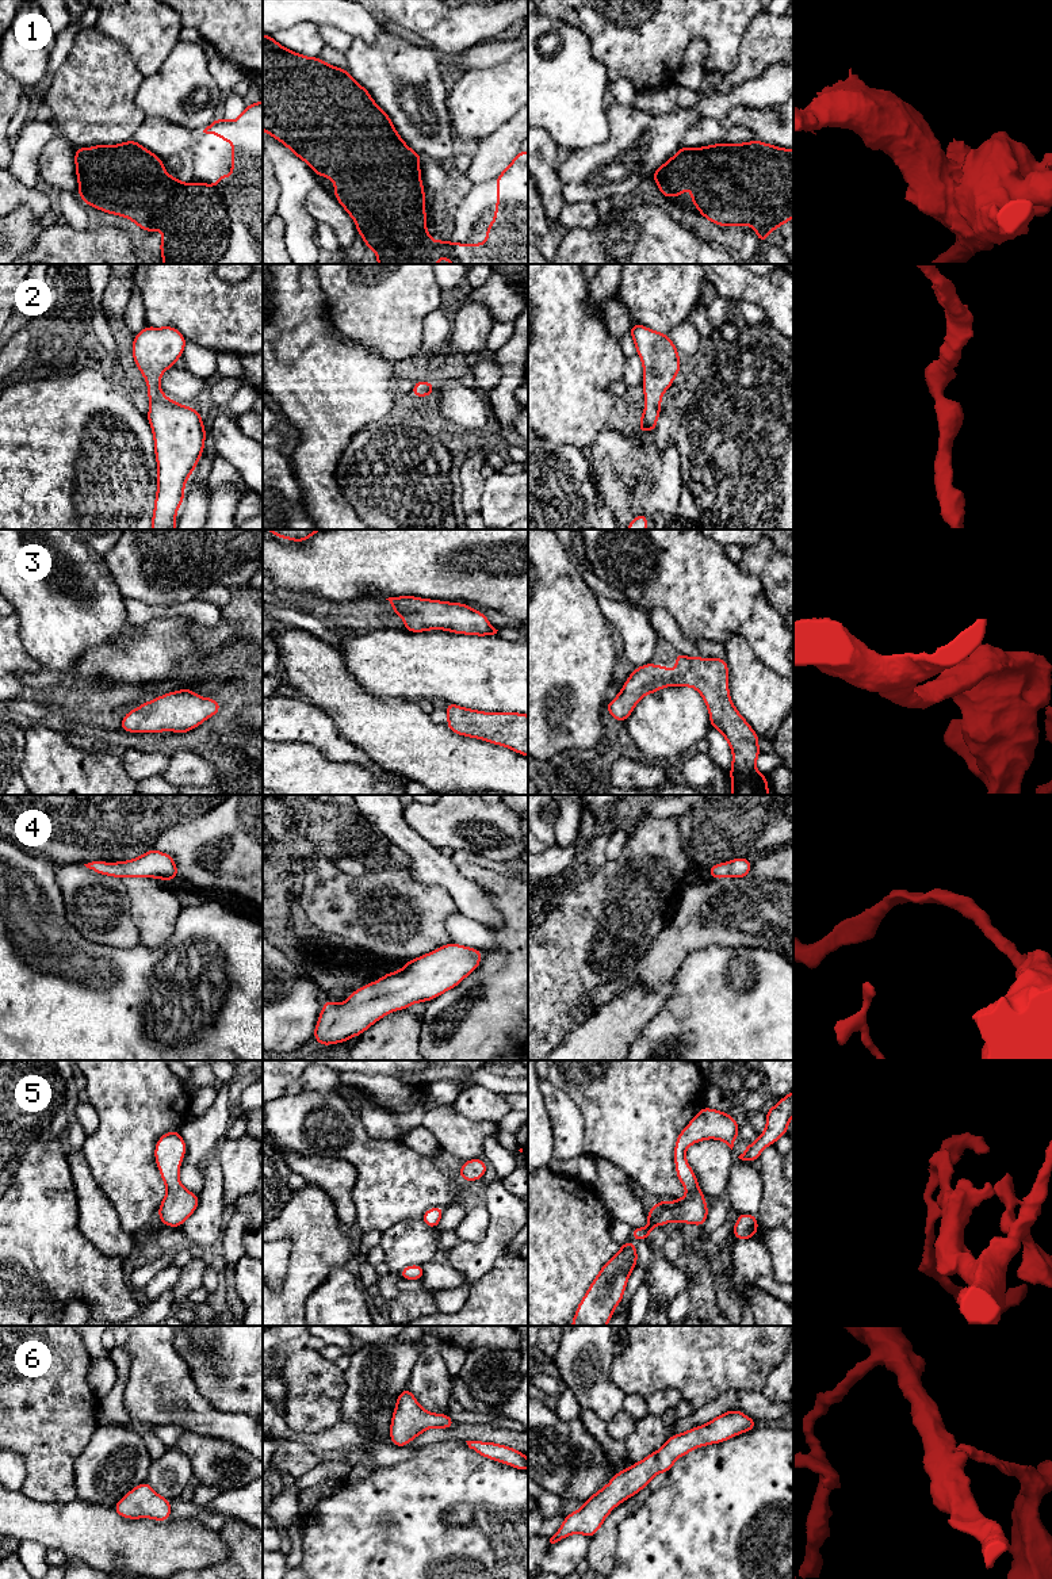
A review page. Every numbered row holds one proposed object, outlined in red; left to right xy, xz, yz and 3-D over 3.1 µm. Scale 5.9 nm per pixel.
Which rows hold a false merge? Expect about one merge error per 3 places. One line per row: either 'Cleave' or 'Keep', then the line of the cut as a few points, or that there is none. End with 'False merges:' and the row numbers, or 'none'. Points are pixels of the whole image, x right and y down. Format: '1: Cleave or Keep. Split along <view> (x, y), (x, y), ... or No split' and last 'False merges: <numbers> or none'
1: Cleave. Split along xz (363, 237), (401, 207), (420, 221), (420, 237), (432, 240)
2: Keep. No split
3: Keep. No split
4: Keep. No split
5: Keep. No split
6: Keep. No split
False merges: 1

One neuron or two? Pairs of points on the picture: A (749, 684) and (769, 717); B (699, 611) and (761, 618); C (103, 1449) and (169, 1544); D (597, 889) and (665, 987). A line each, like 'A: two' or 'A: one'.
A: one
B: two
C: two
D: two

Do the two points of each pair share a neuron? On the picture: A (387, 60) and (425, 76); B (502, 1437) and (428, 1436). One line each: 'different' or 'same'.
A: same
B: same

